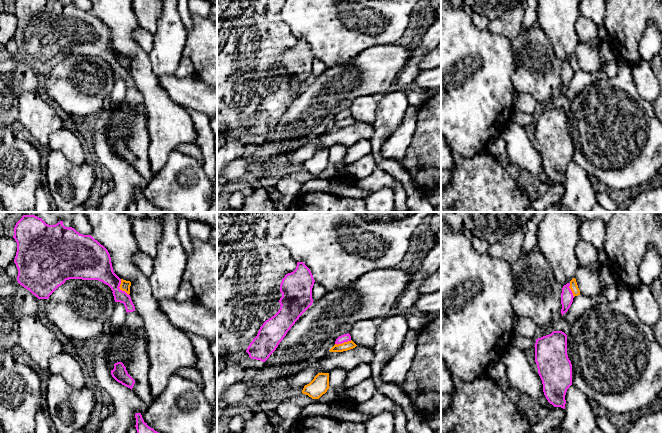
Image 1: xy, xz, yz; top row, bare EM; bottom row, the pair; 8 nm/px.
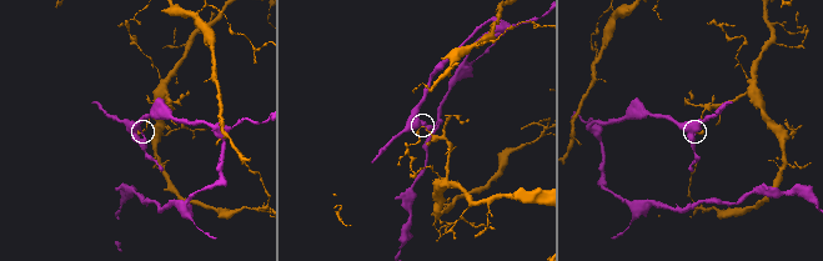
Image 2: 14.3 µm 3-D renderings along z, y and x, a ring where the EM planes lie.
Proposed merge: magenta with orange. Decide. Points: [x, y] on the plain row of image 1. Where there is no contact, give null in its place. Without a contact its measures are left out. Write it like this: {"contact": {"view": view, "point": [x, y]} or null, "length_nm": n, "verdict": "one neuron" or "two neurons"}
{"contact": {"view": "xy", "point": [119, 64]}, "length_nm": 150, "verdict": "two neurons"}

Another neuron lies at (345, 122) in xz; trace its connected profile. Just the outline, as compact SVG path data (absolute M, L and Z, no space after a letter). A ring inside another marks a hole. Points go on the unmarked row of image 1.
M351 116L342 120L335 120L329 127L330 128L343 128L355 124L357 121Z

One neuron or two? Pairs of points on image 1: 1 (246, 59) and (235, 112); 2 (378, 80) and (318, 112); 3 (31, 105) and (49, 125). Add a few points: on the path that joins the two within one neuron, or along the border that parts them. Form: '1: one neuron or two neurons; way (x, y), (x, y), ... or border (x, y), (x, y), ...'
1: one neuron; way (244, 72), (235, 82), (235, 99)
2: one neuron; way (363, 80), (349, 81), (333, 97)
3: one neuron; way (34, 110), (44, 120)

